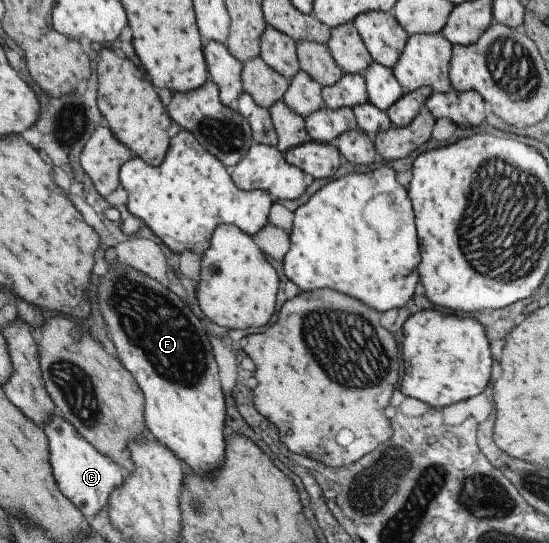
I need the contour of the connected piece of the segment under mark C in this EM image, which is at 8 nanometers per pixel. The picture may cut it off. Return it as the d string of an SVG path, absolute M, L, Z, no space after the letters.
M59 414L53 415L43 427L48 439L48 448L50 451L50 464L52 472L61 493L83 513L83 515L92 520L95 515L108 507L108 501L113 490L124 484L125 472L111 458L102 454L93 444L90 444L65 418Z

